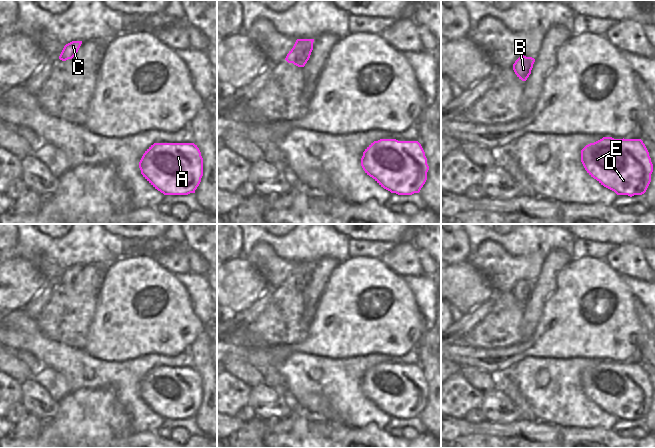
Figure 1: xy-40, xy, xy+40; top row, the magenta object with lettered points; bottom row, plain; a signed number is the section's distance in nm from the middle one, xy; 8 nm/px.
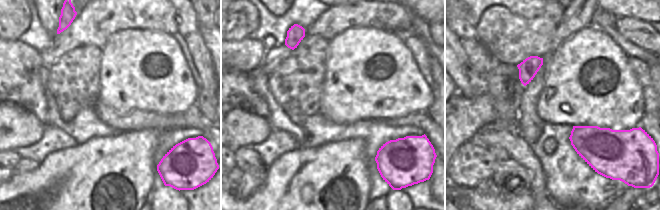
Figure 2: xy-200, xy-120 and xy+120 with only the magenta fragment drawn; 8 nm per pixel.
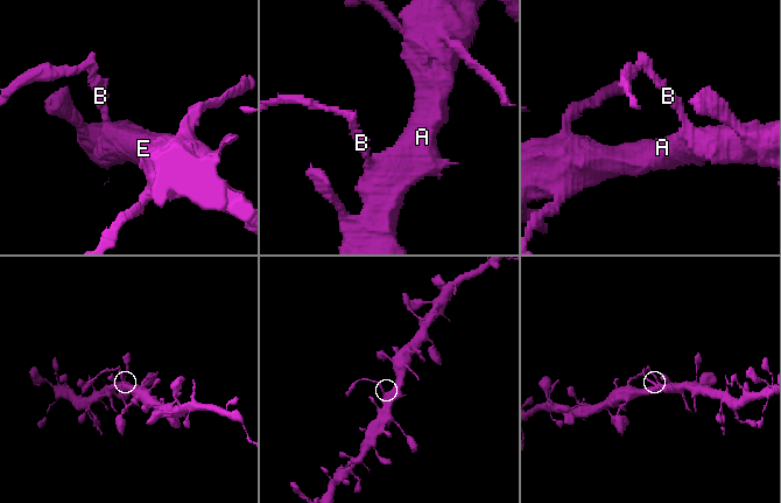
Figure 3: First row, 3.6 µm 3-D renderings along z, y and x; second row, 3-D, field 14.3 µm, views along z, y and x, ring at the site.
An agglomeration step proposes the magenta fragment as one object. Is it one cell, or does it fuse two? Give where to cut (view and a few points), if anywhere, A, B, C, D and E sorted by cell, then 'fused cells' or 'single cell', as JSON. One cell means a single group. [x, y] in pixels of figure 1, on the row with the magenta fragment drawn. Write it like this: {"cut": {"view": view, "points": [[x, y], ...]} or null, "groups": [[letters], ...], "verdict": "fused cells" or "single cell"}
{"cut": {"view": "xy", "points": [[309, 54], [301, 54], [293, 63]]}, "groups": [["A", "B", "D", "E"], ["C"]], "verdict": "fused cells"}

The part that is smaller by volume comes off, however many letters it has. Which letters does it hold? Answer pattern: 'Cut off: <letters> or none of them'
Cut off: C

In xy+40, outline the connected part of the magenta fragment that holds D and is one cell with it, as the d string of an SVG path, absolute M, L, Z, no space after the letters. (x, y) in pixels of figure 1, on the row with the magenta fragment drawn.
M602 139L581 150L587 173L617 195L642 195L653 172L649 152L641 139Z

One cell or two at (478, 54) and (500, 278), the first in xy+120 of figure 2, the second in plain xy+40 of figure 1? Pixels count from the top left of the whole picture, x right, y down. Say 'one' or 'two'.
two

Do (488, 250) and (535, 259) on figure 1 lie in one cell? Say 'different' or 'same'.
same

